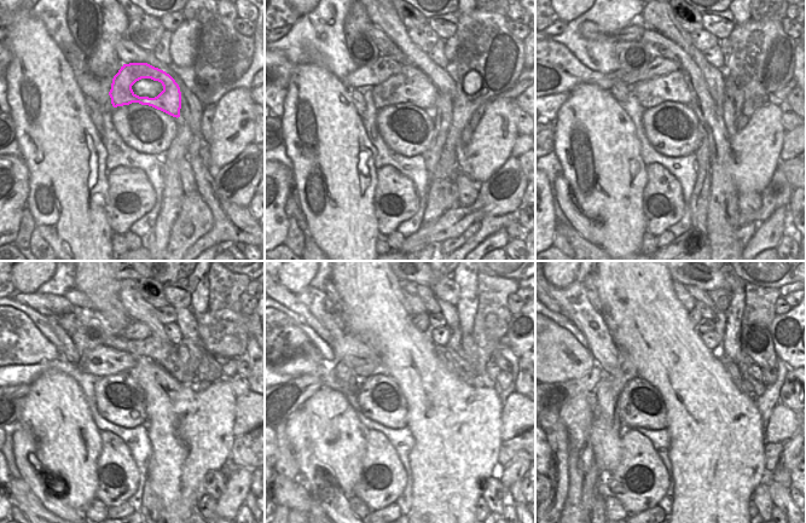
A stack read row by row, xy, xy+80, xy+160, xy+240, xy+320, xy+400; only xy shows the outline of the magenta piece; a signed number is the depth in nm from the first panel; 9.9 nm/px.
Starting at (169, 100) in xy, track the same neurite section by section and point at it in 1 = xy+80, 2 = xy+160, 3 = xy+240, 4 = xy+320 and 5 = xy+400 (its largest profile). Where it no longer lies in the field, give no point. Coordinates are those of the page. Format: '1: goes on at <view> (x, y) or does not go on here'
1: goes on at xy+80 (410, 85)
2: goes on at xy+160 (672, 87)
3: goes on at xy+240 (106, 361)
4: goes on at xy+320 (371, 365)
5: goes on at xy+400 (573, 301)

